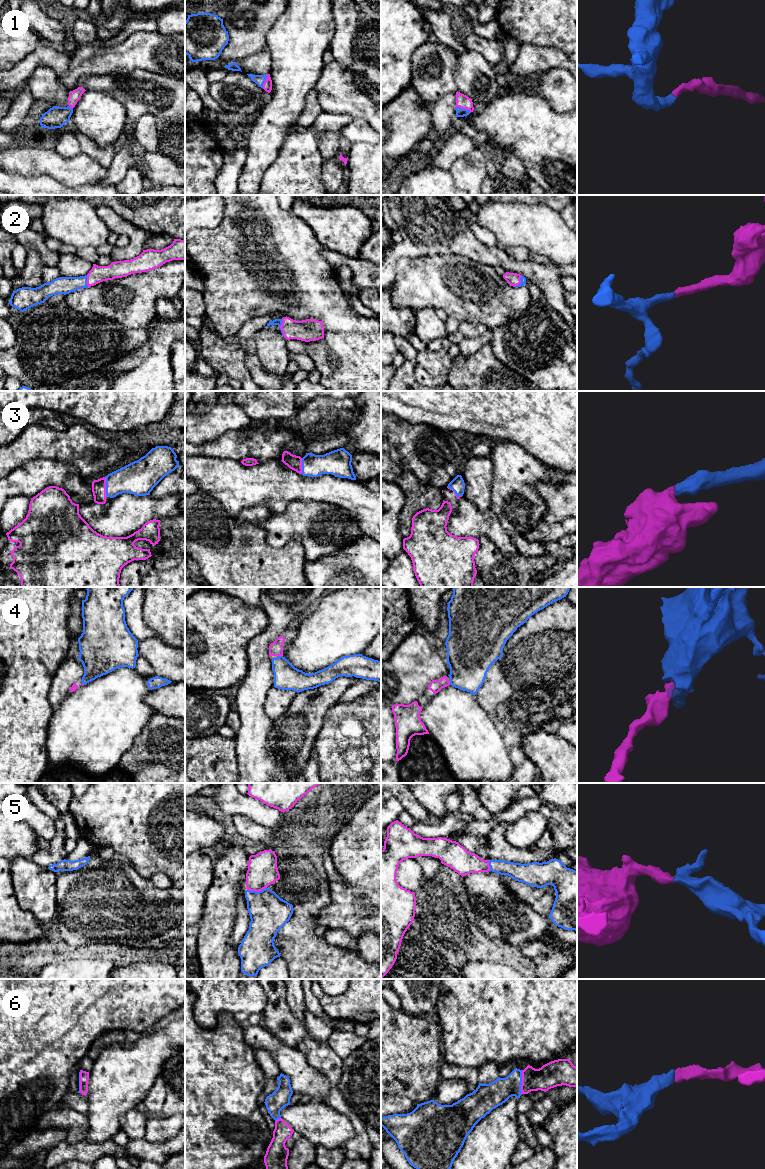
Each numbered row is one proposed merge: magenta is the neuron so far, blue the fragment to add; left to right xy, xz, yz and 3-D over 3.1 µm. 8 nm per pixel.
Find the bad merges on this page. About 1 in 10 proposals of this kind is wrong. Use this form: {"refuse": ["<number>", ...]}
{"refuse": []}

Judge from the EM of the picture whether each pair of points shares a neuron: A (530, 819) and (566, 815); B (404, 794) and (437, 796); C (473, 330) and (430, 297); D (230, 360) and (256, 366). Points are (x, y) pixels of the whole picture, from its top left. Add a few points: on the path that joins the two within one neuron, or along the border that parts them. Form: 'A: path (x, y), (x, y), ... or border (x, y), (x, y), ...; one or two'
A: path (539, 822), (557, 822); one
B: border (412, 793), (430, 812); two
C: border (460, 321), (475, 321), (485, 326); two
D: border (246, 351), (246, 366), (254, 380); two

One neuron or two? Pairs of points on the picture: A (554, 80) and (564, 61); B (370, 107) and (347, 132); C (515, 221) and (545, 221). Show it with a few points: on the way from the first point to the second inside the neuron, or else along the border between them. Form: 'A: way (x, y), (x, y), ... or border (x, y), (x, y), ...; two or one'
A: border (566, 69), (551, 68), (538, 75); two
B: border (354, 117), (364, 119), (370, 126); two
C: way (522, 221), (538, 221); one

